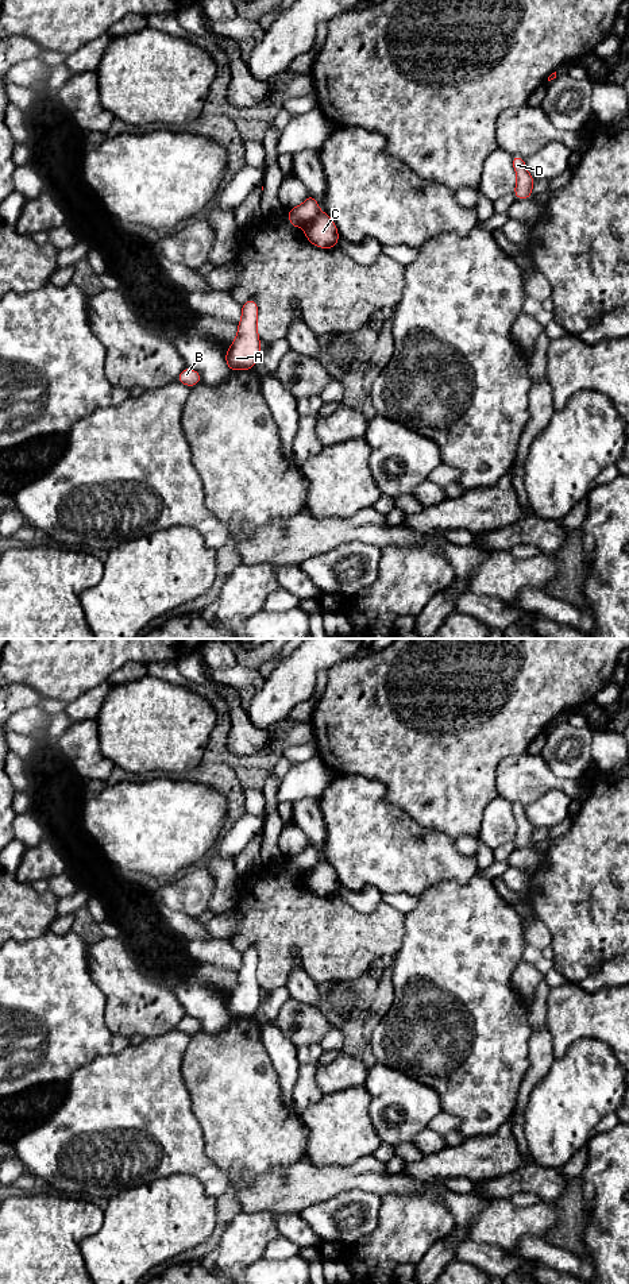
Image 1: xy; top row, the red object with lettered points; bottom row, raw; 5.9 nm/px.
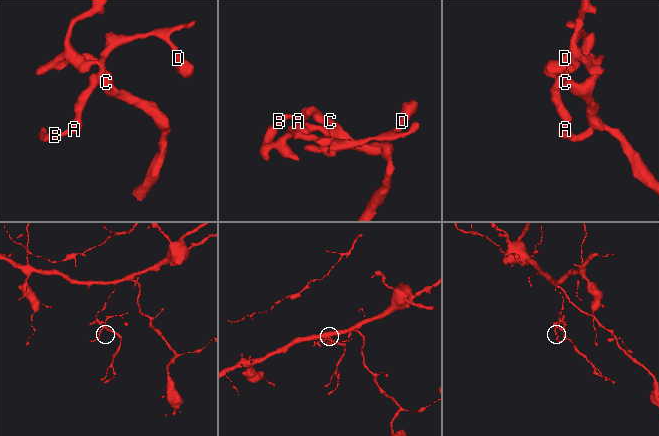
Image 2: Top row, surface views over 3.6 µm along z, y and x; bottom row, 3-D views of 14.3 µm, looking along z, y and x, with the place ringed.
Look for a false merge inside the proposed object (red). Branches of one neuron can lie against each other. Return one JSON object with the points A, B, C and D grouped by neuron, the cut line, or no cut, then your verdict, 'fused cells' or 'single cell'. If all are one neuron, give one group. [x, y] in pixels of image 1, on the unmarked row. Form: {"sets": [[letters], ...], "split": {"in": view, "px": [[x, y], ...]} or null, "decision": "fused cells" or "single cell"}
{"sets": [["A", "B", "D"], ["C"]], "split": {"in": "xy", "px": [[320, 860], [304, 875]]}, "decision": "fused cells"}

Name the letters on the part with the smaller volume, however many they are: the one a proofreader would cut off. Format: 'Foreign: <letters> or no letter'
Foreign: C

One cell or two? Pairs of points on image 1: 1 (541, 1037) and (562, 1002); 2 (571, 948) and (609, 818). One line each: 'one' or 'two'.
1: two
2: one

